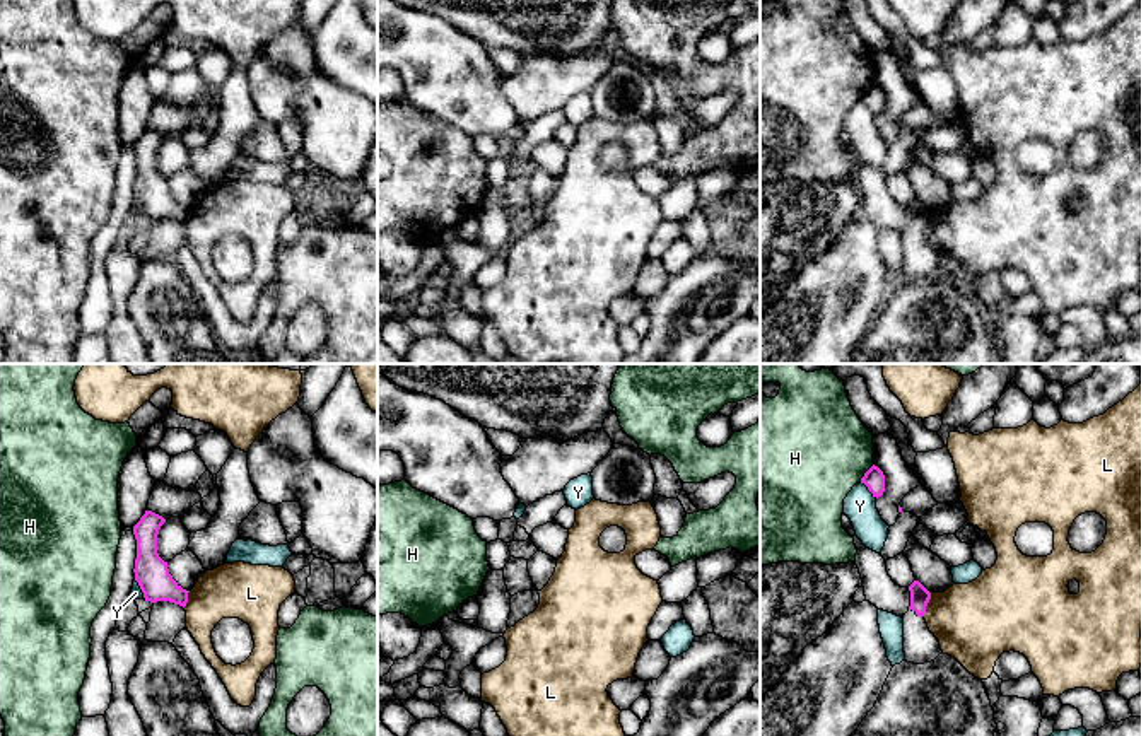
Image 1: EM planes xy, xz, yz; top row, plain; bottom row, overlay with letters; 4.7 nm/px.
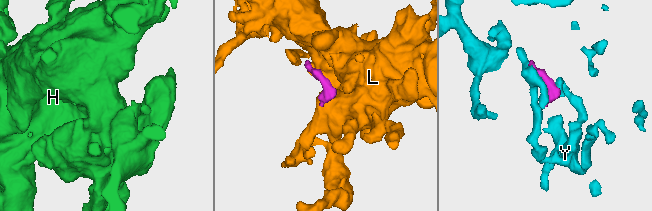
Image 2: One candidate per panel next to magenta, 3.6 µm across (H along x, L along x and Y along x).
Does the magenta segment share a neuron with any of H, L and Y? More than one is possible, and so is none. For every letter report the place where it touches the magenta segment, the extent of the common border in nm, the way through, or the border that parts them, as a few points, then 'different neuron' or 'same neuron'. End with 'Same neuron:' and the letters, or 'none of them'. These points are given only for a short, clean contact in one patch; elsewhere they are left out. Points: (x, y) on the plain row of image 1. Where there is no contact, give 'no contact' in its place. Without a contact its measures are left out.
H: meets magenta in yz at (865, 91); contact 100 nm long; border along yz (873, 82), (860, 98); different neuron
L: meets magenta in yz at (926, 222); contact 120 nm long; border along yz (931, 210), (923, 233); different neuron
Y: meets magenta in xy at (140, 205); contact 110 nm long; different neuron
Same neuron: none of them

